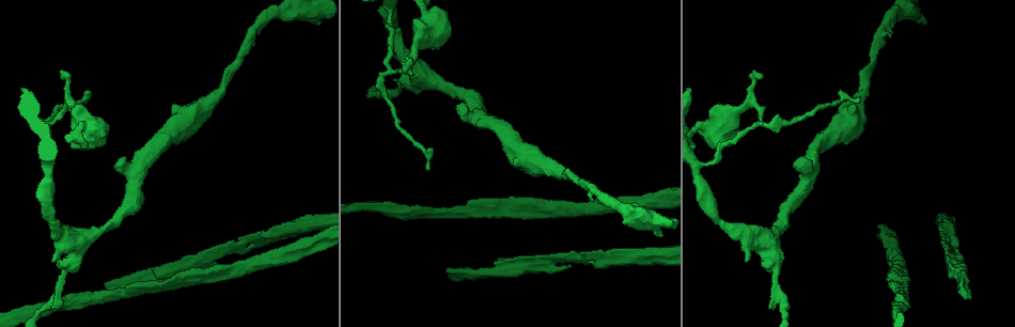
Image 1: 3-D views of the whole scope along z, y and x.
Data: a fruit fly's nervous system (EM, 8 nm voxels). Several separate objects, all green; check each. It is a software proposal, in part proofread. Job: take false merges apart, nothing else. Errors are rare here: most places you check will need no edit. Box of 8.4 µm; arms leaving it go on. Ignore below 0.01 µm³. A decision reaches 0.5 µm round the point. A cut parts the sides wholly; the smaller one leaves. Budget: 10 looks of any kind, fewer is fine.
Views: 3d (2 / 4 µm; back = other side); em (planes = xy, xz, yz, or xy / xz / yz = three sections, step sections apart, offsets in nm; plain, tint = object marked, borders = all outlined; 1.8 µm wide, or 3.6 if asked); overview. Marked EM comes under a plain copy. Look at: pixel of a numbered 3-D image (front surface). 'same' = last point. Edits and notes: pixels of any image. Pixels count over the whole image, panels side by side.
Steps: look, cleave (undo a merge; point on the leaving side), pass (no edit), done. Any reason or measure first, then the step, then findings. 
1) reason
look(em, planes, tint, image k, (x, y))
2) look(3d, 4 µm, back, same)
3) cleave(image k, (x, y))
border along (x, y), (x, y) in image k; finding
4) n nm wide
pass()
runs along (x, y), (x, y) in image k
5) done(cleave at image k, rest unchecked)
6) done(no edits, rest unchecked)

sudden change in width
look(3d, 2 µm, image 1, (423, 78))

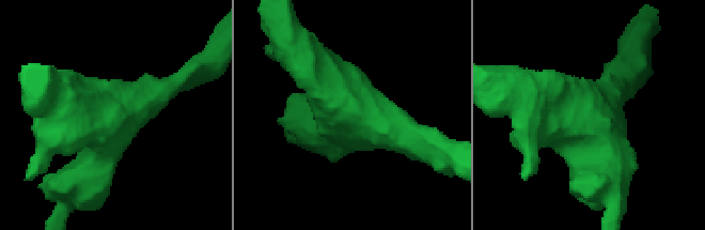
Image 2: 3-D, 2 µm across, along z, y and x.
3 arms; arms of 180, 320, 320 nm
look(em, planes, tint, image 2, (358, 110))

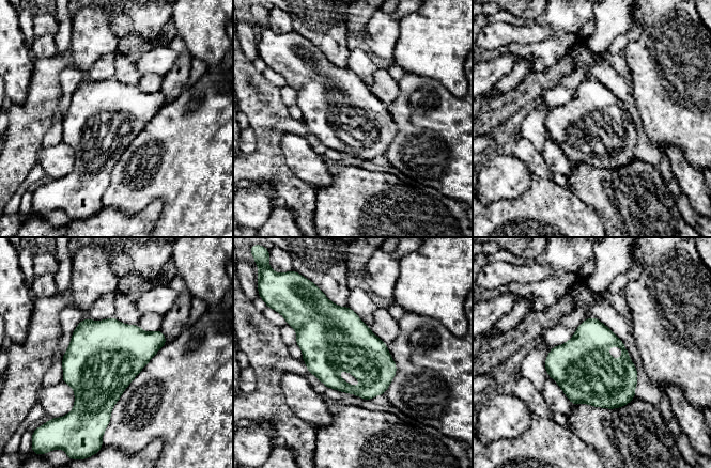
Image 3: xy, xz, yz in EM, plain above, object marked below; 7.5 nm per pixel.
440 nm wide
pass()
all the same cell

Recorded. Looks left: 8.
side arm on a straight run
look(3d, 2 µm, image 1, (390, 10))

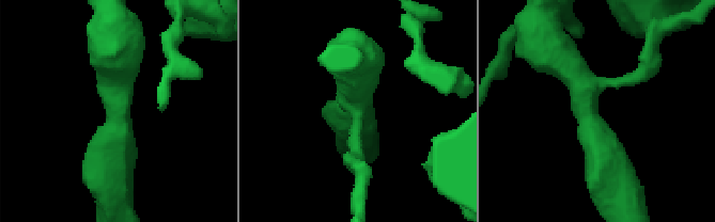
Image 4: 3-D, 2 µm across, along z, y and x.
3 arms; need the tissue
look(em, planes, tint, image 4, (115, 145))

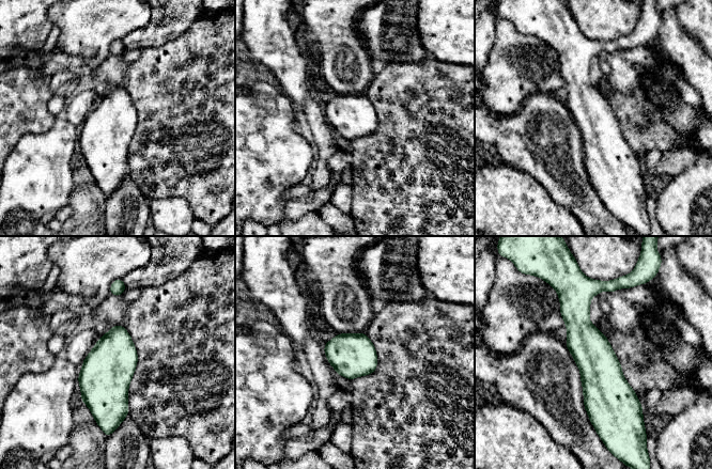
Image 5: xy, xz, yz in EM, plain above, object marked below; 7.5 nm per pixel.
pass()
all the same cell

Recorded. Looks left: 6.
branch point
look(3d, 2 µm, image 1, (47, 121))

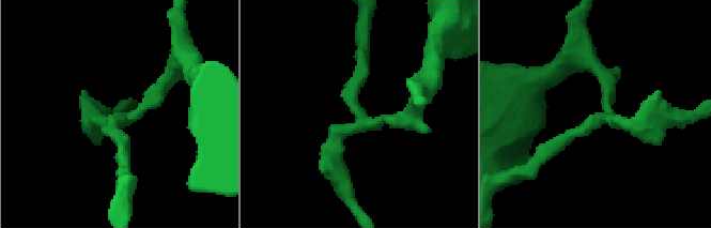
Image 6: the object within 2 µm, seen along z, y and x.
3 arms
look(em, planes, tint, image 6, (363, 120))

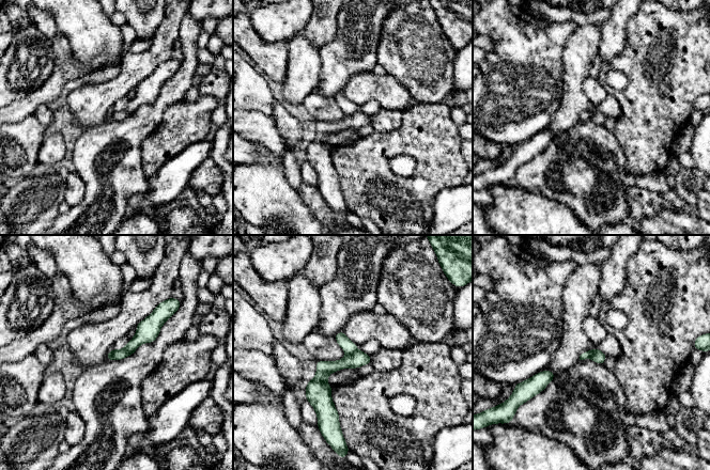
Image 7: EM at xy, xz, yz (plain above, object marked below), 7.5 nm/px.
cleave(image 7, (357, 359))
the part that leaves runs along (163, 314), (124, 353), (109, 358) in image 7; a second cell is stuck on

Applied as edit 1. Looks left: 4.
redraw
look(overview)

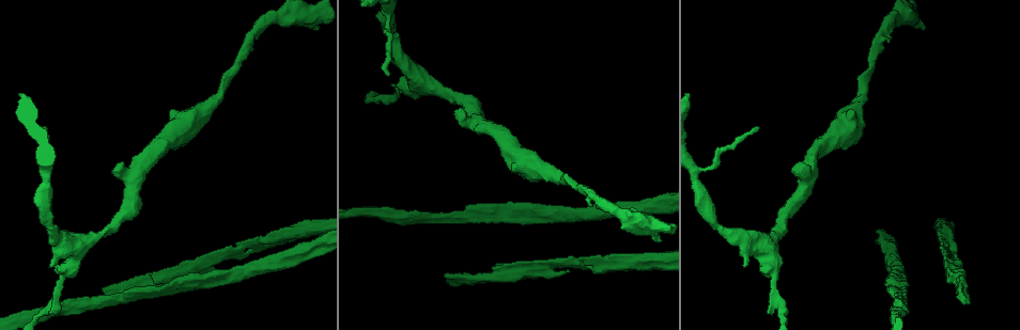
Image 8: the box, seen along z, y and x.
thick turns thin
look(em, yz, step 8, tint, image 8, (952, 241))

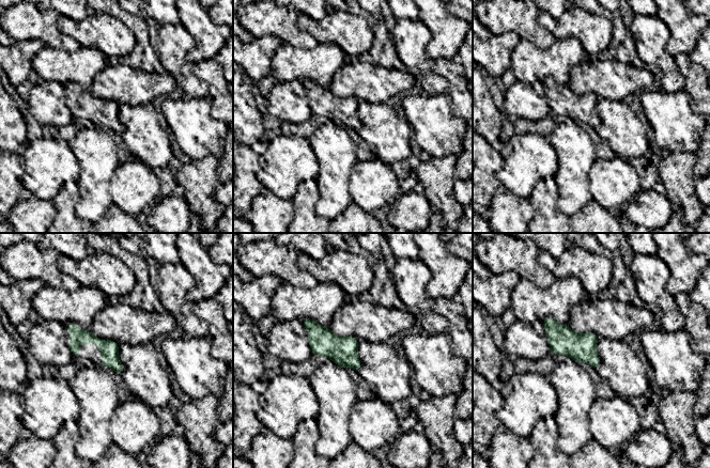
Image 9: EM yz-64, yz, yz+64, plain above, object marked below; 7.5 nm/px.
look(em, planes, tint, same)

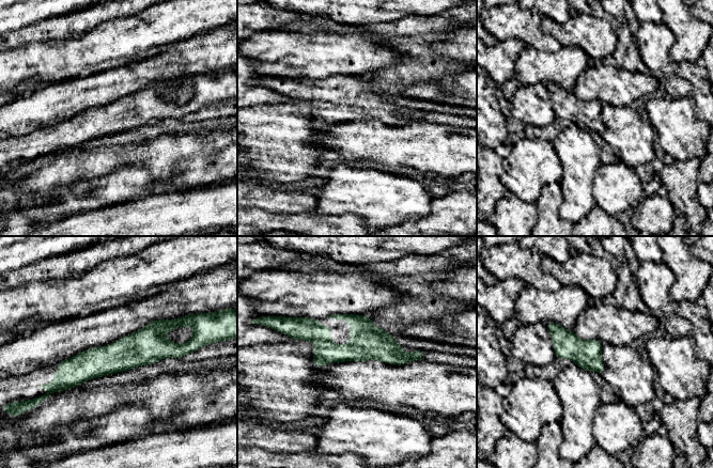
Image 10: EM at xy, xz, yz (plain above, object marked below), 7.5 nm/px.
pass()
runs along (182, 350), (132, 350), (58, 378) in image 10; all the same cell

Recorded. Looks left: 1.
done(cleave at image 7, rest unchecked)

